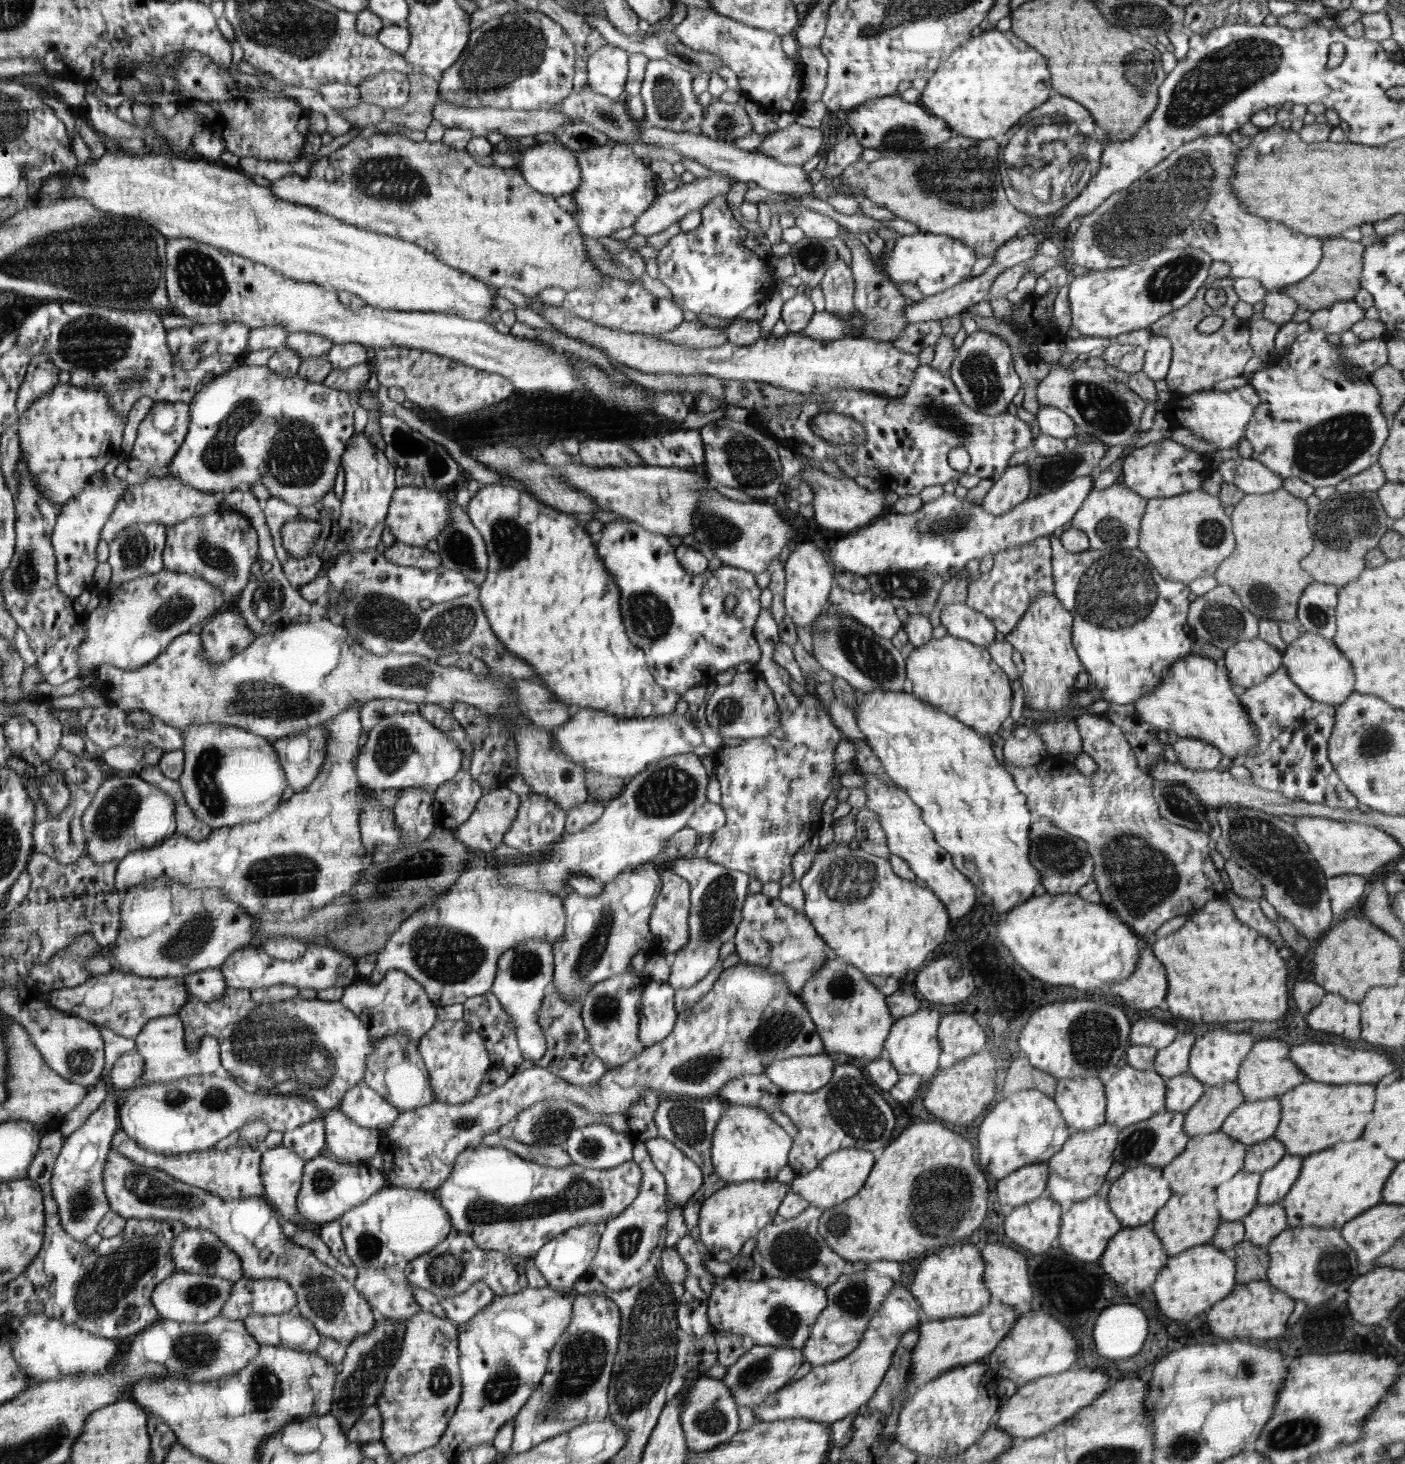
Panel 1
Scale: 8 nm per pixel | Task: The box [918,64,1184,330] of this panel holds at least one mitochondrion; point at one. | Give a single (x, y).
(1049, 153)

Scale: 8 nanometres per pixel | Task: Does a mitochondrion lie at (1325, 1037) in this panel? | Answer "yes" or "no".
no

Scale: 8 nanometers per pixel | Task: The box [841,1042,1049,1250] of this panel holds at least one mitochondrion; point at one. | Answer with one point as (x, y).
(926, 1195)

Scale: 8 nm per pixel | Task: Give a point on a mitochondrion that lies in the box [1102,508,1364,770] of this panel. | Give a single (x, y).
(1219, 620)

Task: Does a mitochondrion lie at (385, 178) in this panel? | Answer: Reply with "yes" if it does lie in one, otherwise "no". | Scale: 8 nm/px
yes

